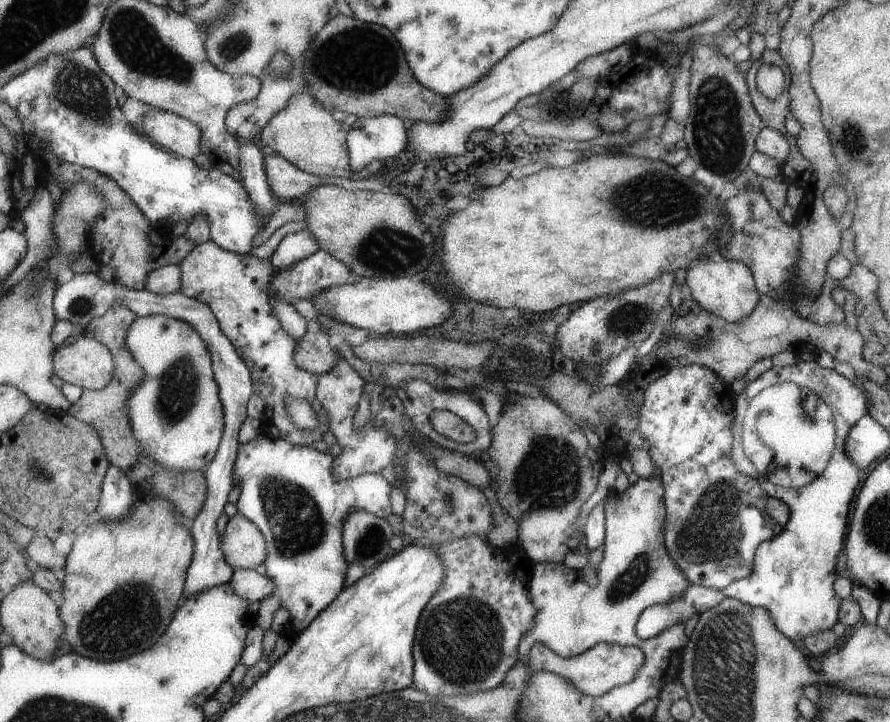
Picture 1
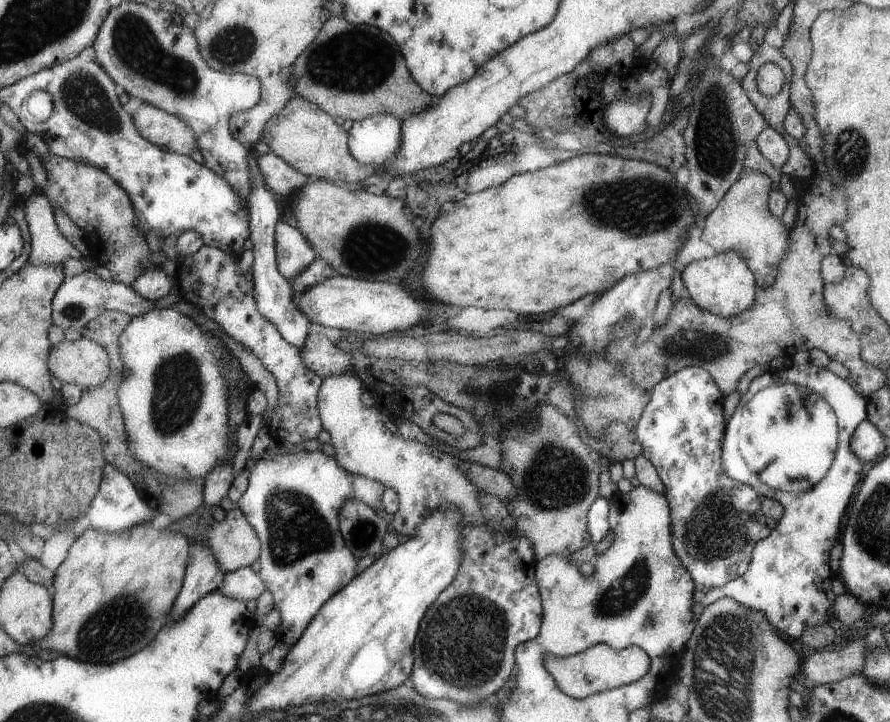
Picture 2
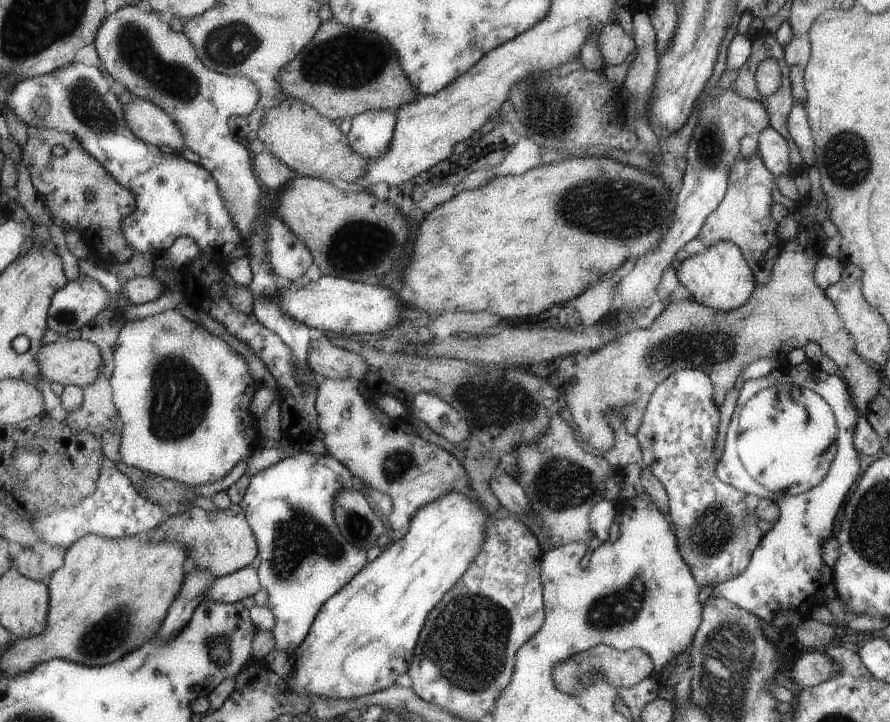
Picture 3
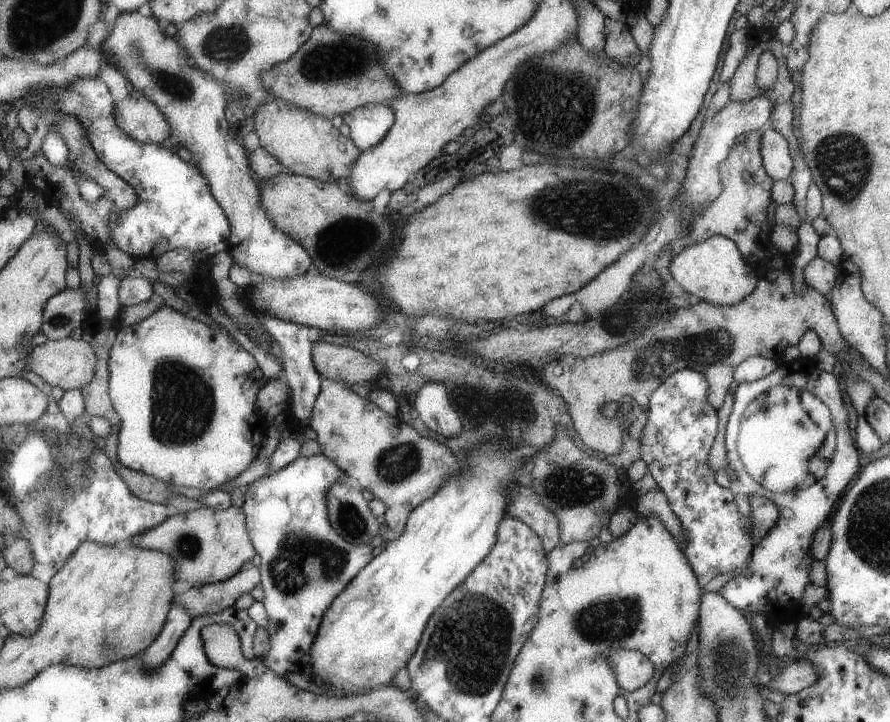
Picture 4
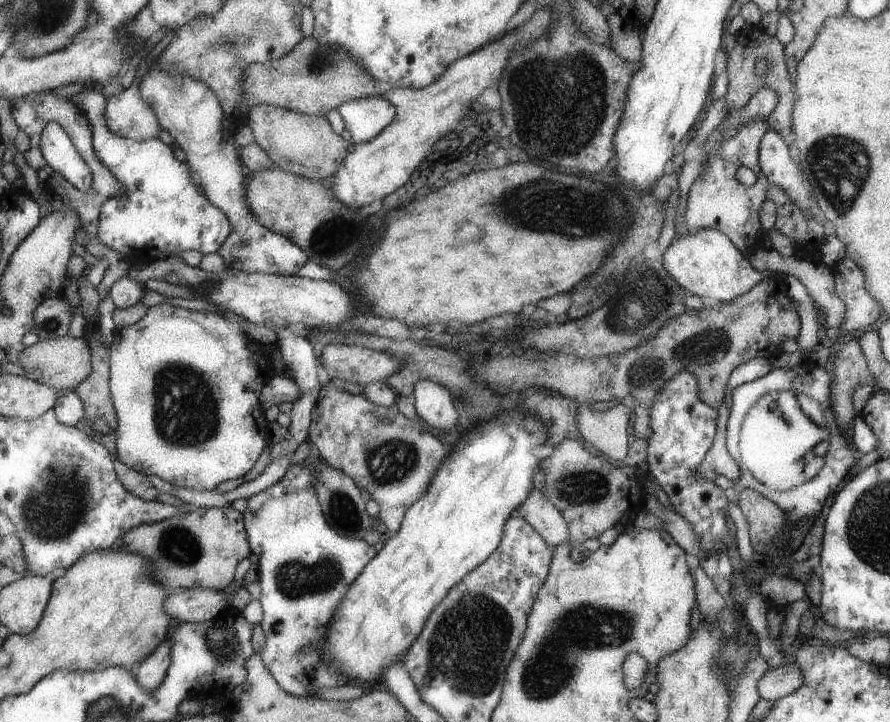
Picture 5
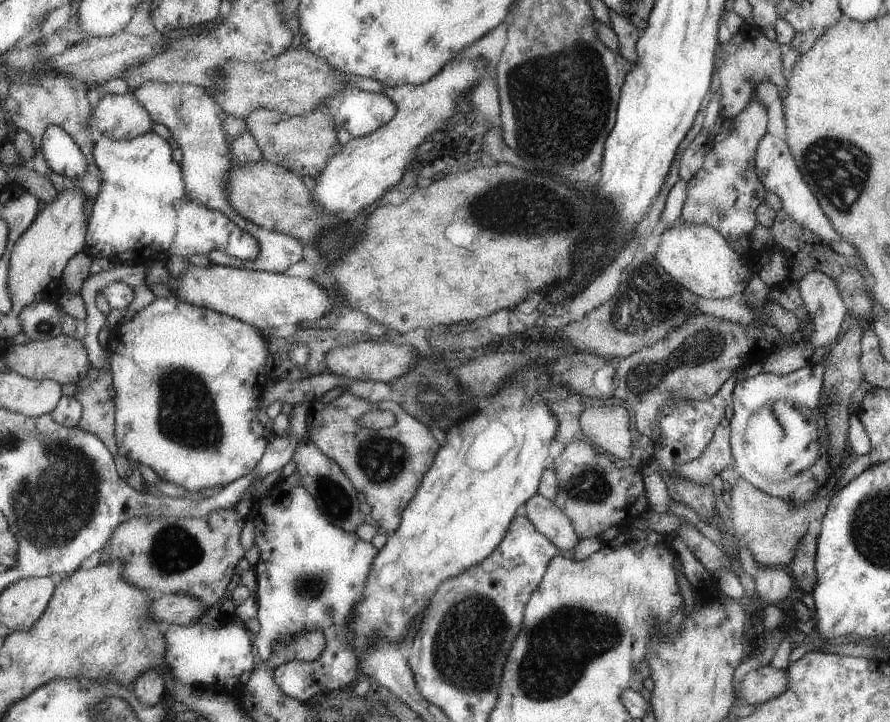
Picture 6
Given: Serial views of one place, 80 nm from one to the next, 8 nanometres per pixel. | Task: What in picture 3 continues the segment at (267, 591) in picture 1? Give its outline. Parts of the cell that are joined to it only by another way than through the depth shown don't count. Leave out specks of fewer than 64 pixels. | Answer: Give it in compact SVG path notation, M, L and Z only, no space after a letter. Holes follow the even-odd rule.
M243 567L234 573L218 578L202 601L236 603L247 596L255 596L263 588L258 570Z

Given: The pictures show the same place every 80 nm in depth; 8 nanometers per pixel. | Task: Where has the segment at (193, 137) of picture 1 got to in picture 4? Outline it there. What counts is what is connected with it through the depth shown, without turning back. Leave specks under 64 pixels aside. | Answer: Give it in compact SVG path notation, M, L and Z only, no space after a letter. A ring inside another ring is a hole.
M133 88L119 103L116 103L116 121L133 138L147 145L163 144L167 138L172 142L172 128L164 112L145 92Z

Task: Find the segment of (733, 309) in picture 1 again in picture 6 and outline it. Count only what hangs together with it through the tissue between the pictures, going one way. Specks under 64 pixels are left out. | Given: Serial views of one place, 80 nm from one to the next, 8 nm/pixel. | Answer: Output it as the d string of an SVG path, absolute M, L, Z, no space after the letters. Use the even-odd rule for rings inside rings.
M683 221L679 228L668 227L660 234L660 242L654 255L656 261L681 286L704 299L724 299L743 292L753 270L741 257L729 240L709 225Z

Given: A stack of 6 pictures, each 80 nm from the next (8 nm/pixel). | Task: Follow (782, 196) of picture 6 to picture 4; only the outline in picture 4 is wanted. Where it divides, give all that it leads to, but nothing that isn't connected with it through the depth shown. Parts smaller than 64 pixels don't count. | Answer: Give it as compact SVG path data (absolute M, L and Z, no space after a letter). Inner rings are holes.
M774 129L761 132L760 157L769 177L774 181L788 180L792 165L784 136Z

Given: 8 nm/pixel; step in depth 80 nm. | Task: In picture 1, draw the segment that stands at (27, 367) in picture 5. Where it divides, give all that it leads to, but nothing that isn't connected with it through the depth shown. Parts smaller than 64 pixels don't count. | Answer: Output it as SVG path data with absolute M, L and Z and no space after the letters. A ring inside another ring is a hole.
M82 335L73 344L57 348L54 373L65 383L84 390L102 390L112 382L116 364L112 351L105 344Z

